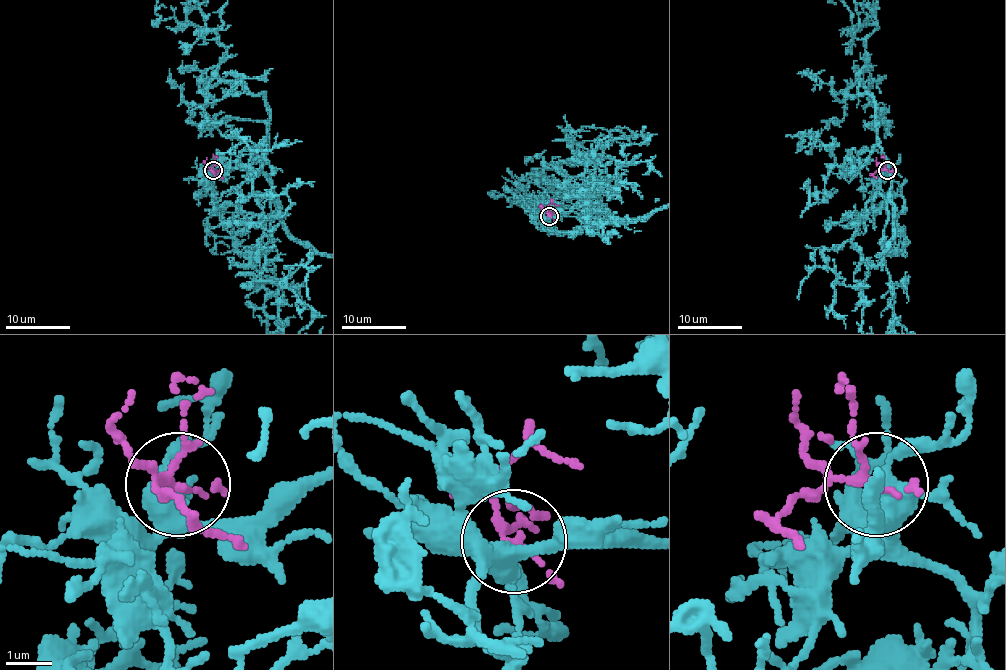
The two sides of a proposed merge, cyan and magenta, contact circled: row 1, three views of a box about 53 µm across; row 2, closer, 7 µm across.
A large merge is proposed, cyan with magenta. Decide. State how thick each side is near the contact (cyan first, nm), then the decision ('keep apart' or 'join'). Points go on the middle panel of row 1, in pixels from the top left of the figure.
360 nm thick on the cyan side, 130 nm on the other; keep apart

